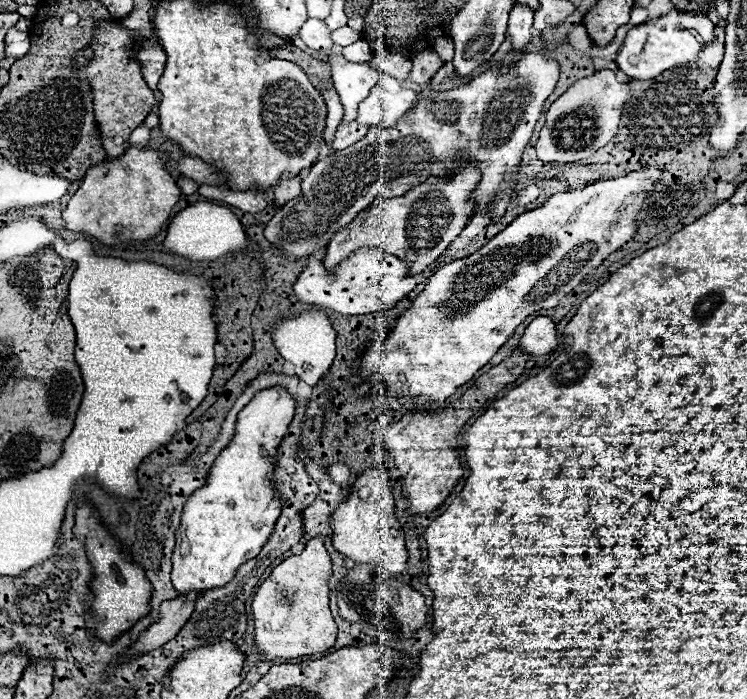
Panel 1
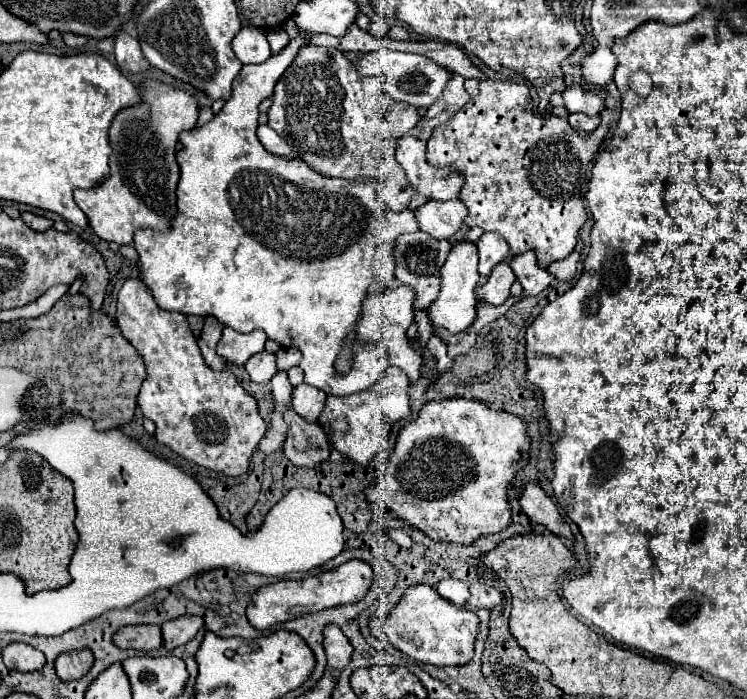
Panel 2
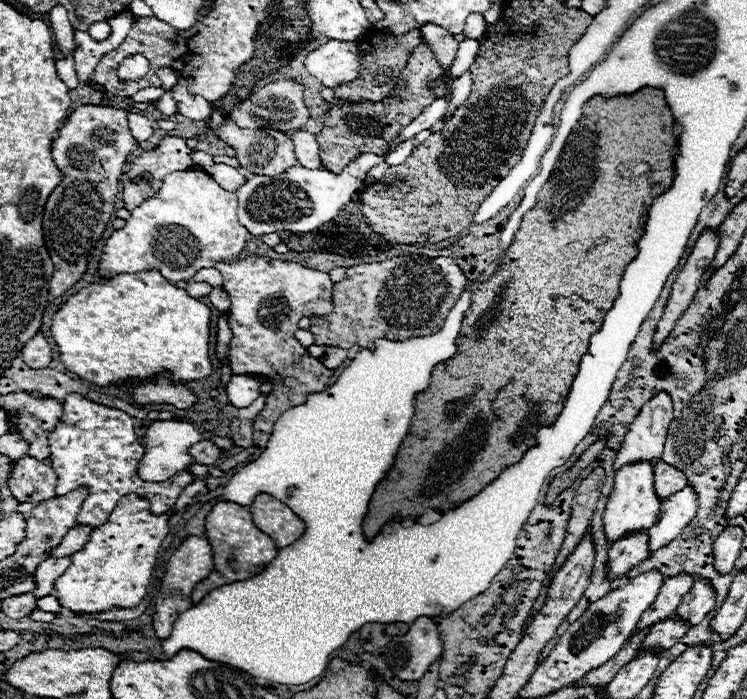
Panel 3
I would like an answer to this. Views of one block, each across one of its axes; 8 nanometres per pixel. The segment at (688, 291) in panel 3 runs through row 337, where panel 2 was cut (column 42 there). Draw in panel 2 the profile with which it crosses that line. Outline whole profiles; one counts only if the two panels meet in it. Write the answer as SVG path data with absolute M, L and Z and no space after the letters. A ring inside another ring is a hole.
M8 644L2 650L2 656L4 656L6 668L16 672L36 672L46 662L44 654L28 644Z

